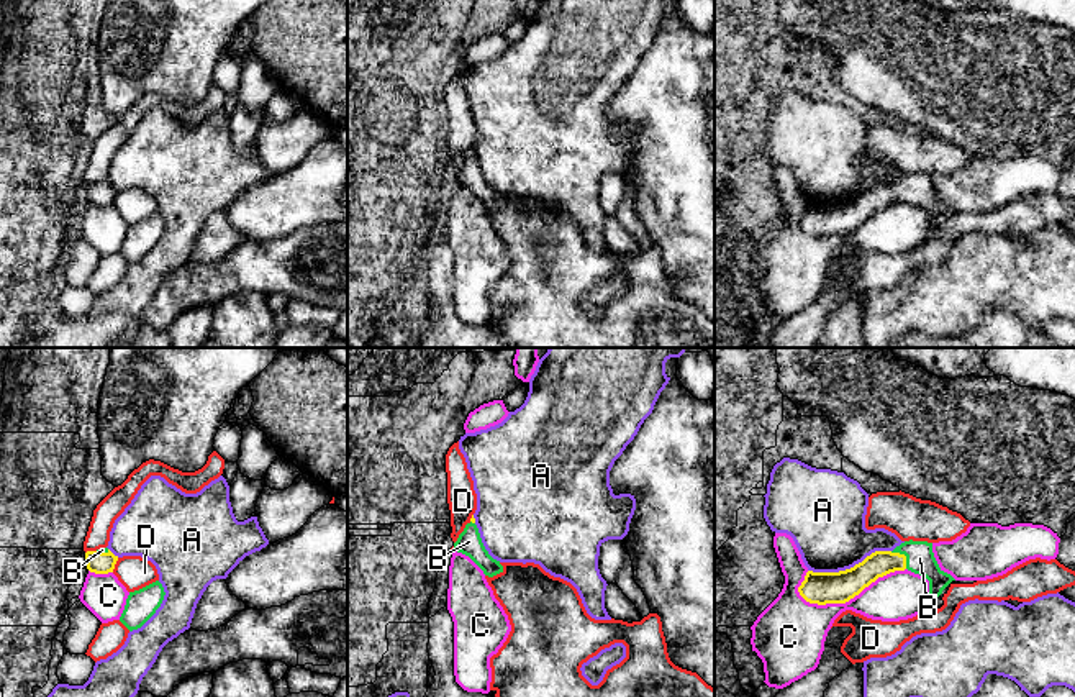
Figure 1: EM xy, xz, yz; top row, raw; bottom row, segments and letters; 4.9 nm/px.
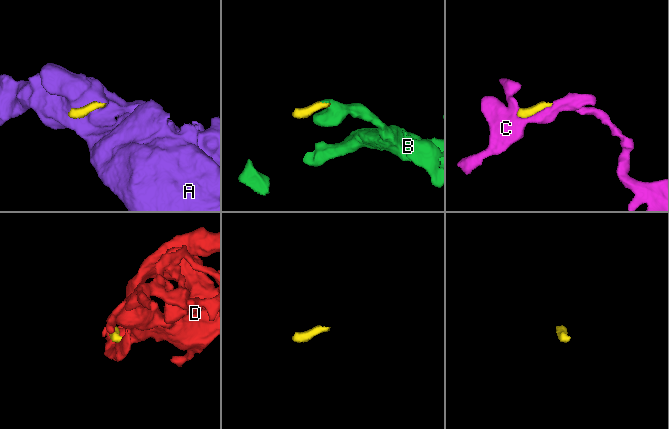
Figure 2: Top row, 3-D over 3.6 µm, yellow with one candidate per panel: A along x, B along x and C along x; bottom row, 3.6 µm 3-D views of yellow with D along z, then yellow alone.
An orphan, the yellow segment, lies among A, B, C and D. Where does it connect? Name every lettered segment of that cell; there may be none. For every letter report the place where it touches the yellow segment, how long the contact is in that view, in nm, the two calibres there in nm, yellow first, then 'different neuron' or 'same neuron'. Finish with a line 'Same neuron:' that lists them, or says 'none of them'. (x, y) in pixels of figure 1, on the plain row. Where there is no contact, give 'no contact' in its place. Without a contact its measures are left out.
A: yz (851, 200) | 420 nm | 160/360 nm | different neuron
B: yz (903, 187) | 120 nm | 130/140 nm | same neuron
C: yz (851, 230) | 550 nm | 160/240 nm | different neuron
D: xy (115, 195) | 80 nm | 110/160 nm | different neuron
Same neuron: B

